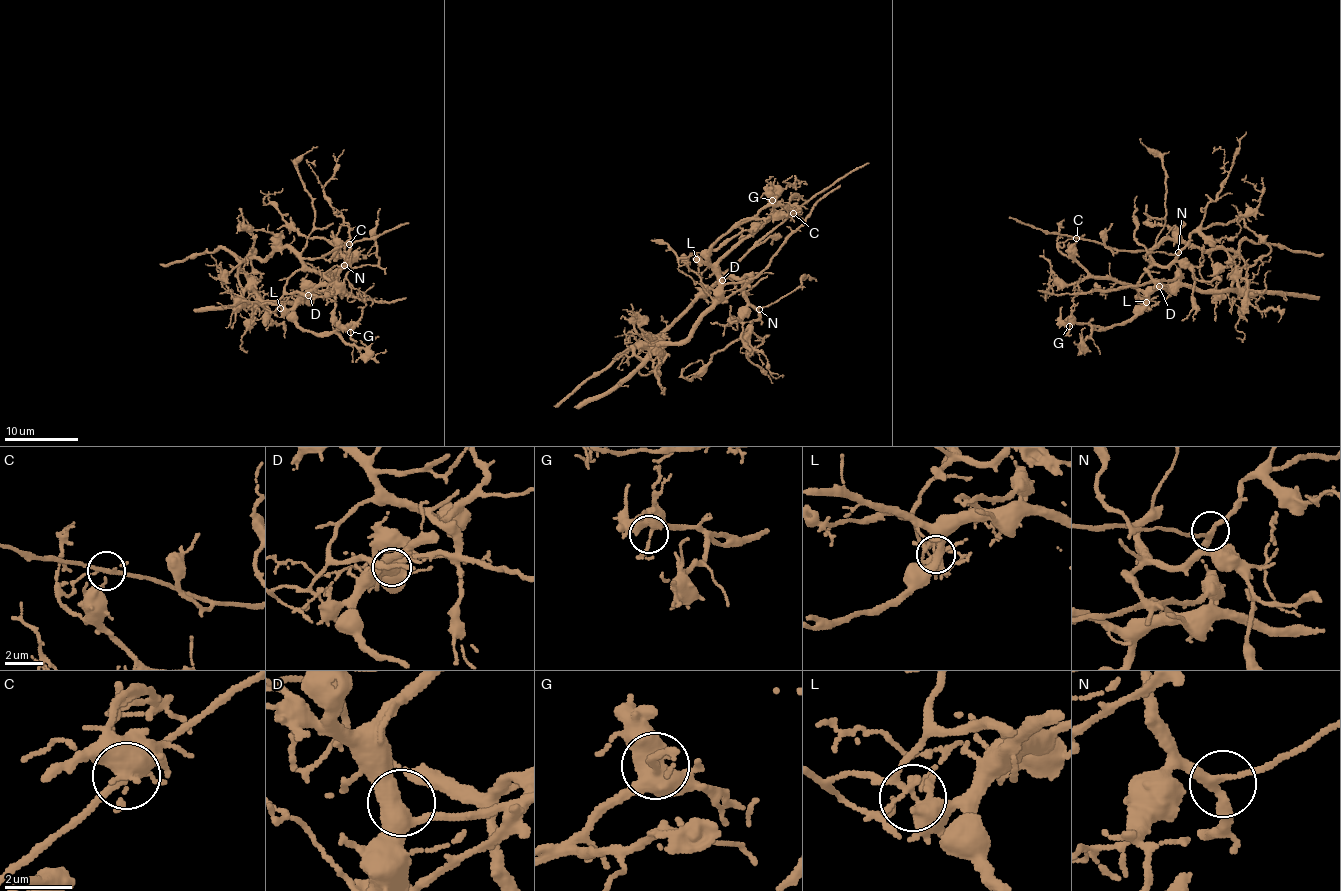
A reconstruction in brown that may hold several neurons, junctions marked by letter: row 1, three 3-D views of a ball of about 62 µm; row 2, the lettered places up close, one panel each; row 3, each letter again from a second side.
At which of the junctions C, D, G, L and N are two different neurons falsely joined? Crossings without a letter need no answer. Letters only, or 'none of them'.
C, L

